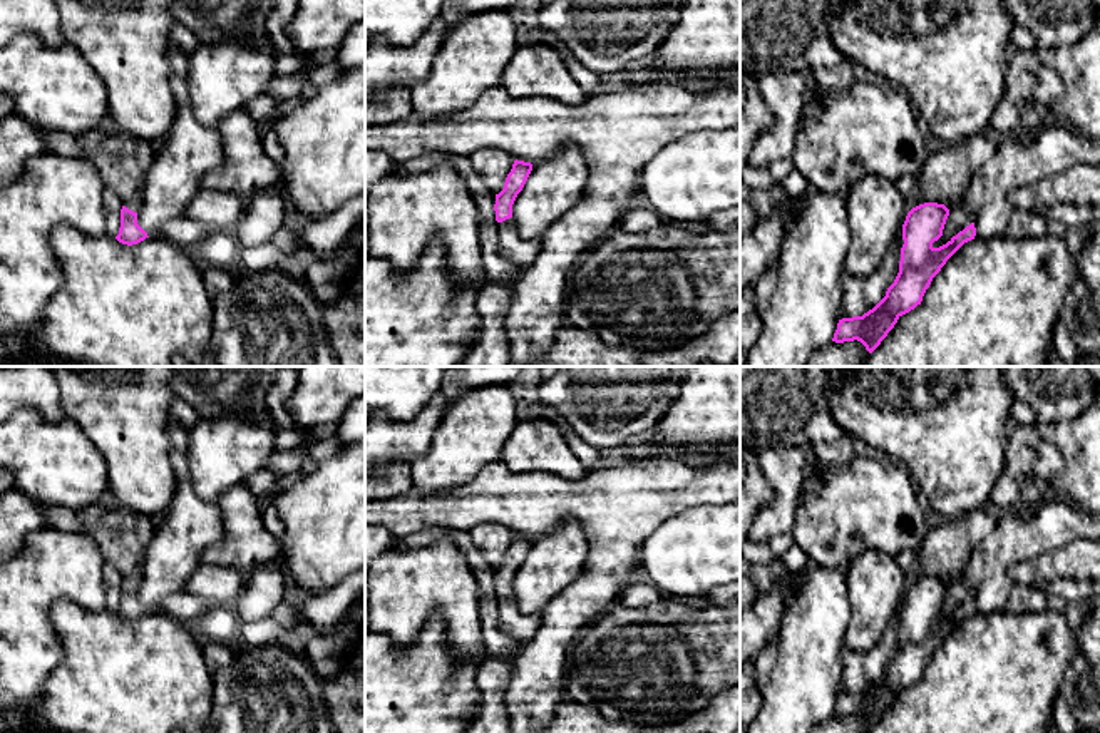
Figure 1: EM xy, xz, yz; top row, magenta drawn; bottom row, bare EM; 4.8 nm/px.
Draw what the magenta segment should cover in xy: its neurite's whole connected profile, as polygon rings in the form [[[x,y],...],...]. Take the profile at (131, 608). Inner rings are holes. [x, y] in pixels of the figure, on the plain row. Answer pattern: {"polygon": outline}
{"polygon": [[[142,566],[132,572],[124,574],[121,584],[121,602],[116,614],[122,619],[132,621],[144,616],[147,607],[137,599],[137,586],[142,577]]]}

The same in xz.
{"polygon": [[[516,534],[506,552],[504,564],[496,569],[494,579],[497,596],[494,609],[499,613],[497,629],[522,643],[529,641],[542,623],[542,614],[522,613],[512,594],[512,579],[522,566],[531,546],[531,537]]]}

